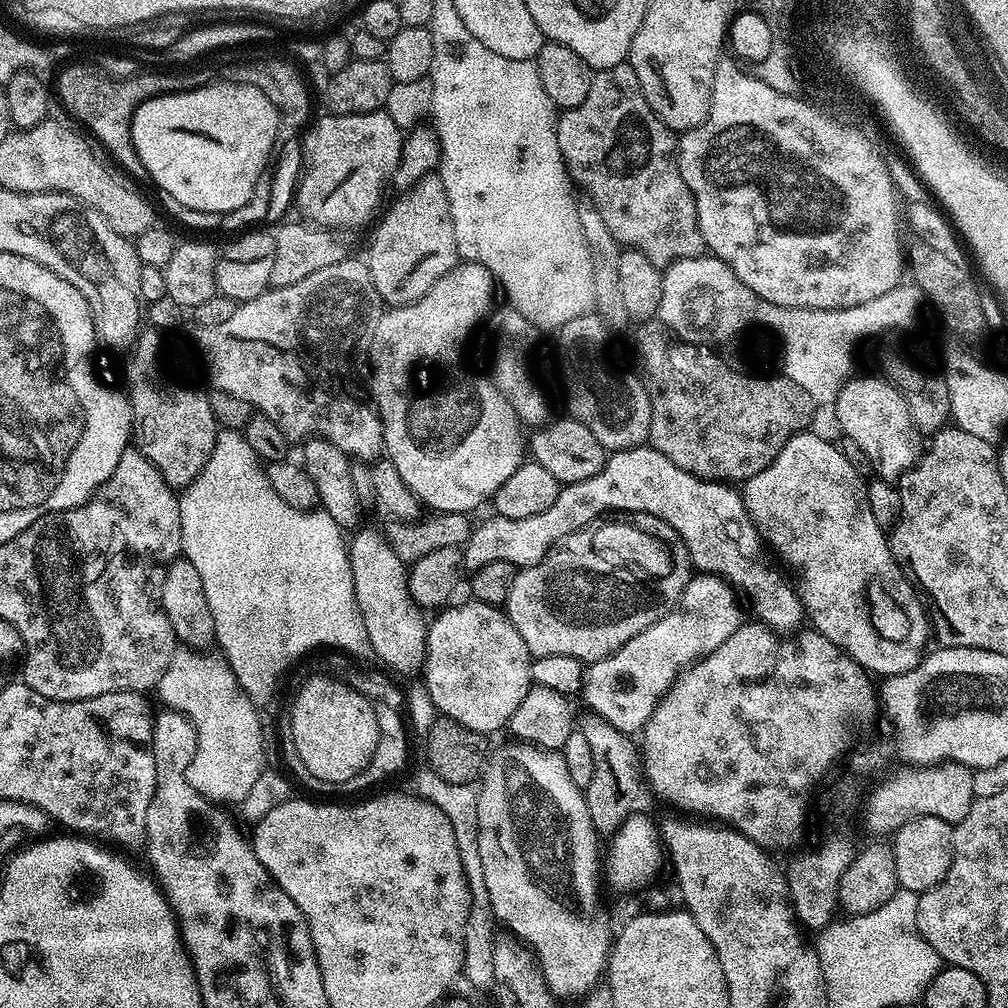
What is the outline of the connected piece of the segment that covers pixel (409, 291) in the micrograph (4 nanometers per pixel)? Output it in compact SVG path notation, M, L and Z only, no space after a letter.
M427 172L422 179L407 185L401 192L404 193L389 206L388 213L379 217L380 225L372 232L372 245L368 248L368 256L366 255L374 290L378 290L381 301L388 306L409 304L417 300L422 294L426 294L426 290L430 290L430 286L434 286L434 282L438 282L438 278L442 278L458 263L454 222L442 178L436 172Z

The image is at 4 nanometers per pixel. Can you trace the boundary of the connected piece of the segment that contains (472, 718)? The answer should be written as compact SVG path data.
M469 599L468 604L456 604L445 607L440 617L434 619L428 626L428 649L424 655L424 666L422 669L422 683L428 689L430 698L433 700L433 706L441 717L458 722L462 726L466 726L475 732L483 732L491 734L499 728L503 729L507 725L508 720L514 714L514 710L518 710L518 702L522 702L522 698L526 698L529 688L533 687L532 675L530 674L530 666L533 657L530 655L526 642L522 642L522 634L518 634L518 630L514 630L514 626L510 623L507 615L495 604L483 604L477 600Z

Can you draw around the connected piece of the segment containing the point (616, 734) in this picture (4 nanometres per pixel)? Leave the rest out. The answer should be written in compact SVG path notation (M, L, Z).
M591 714L585 715L584 725L582 725L582 731L585 733L586 739L590 742L590 746L593 748L594 754L594 770L596 773L592 775L590 779L590 784L587 788L584 789L584 797L586 798L586 802L588 803L588 809L590 810L590 822L596 828L597 833L600 834L610 834L614 832L617 828L620 827L620 823L623 822L627 818L627 816L633 815L636 803L640 800L640 784L642 788L642 756L638 751L638 744L635 739L629 733L619 732L614 726L610 726L606 721L601 718L601 716L593 716Z

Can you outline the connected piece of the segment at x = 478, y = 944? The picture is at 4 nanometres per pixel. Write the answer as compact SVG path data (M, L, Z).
M422 764L416 769L411 778L409 789L424 800L438 806L454 829L454 840L458 845L458 854L462 861L463 873L466 874L467 884L471 890L471 906L469 917L466 918L465 933L463 934L463 977L476 986L488 987L494 982L493 938L496 935L496 919L493 906L490 904L490 894L486 888L486 861L482 856L483 845L478 838L478 808L477 798L480 793L477 783L450 783L438 777L436 771Z

